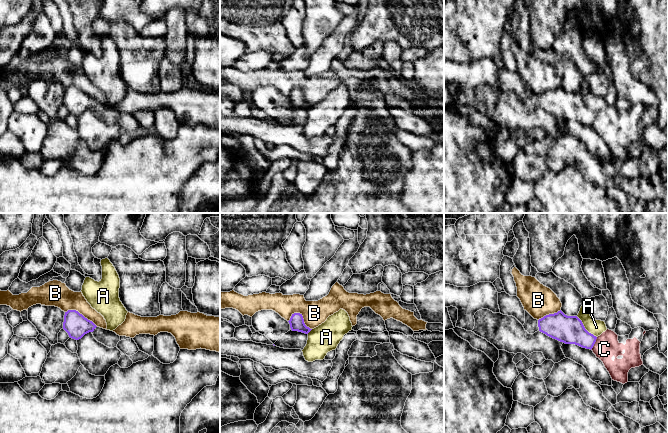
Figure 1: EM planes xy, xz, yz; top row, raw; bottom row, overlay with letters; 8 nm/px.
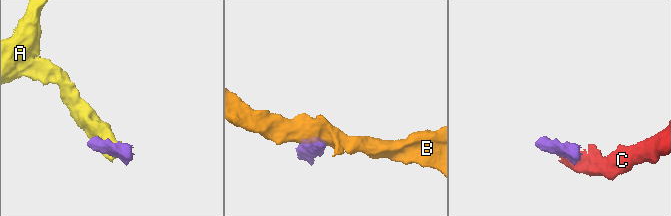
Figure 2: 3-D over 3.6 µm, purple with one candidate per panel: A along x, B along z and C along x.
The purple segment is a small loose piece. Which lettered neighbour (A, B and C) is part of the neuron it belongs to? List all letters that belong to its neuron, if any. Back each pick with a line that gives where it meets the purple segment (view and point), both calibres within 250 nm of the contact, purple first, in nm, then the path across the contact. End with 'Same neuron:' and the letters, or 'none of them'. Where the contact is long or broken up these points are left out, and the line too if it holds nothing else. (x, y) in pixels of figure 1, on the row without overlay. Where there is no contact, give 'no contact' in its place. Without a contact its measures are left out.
Same neuron: none of them

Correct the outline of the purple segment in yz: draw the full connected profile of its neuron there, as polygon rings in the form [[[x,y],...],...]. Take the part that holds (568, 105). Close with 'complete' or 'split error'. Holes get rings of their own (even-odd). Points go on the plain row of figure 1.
[[[525,86],[525,107],[534,110],[540,107],[565,120],[575,120],[592,125],[597,113],[589,109],[577,92],[567,92],[561,86],[537,96]]]; split error

